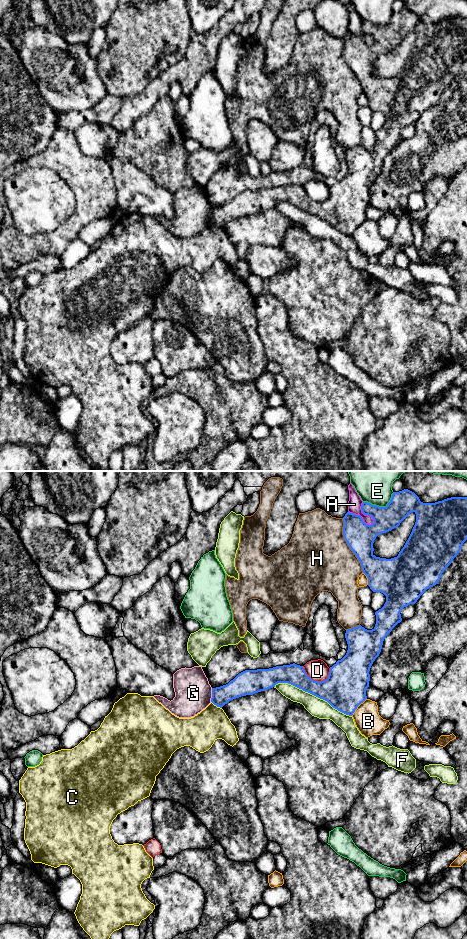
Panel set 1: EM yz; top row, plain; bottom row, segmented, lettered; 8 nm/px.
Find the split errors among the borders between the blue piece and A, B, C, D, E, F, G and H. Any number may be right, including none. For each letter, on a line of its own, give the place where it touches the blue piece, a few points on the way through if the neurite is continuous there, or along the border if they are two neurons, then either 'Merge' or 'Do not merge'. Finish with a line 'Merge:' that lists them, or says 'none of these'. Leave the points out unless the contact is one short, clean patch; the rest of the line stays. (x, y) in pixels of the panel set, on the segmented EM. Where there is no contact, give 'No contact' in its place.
A: Touches blue at yz (361, 518). Do not merge
B: Touches blue at yz (357, 706). Do not merge
C: Touches blue at yz (216, 705). Boundary: yz (211, 701), (221, 708). Do not merge
D: Touches blue at yz (316, 681). Do not merge
E: Touches blue at yz (381, 507). Do not merge
F: Touches blue at yz (313, 694). Do not merge
G: Touches blue at yz (212, 695). Do not merge
H: Touches blue at yz (348, 545). Do not merge
Merge: none of these

